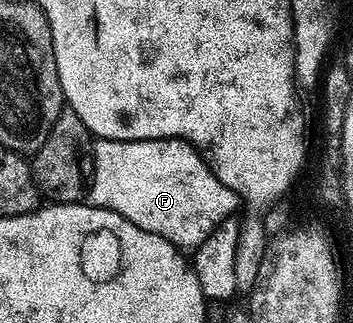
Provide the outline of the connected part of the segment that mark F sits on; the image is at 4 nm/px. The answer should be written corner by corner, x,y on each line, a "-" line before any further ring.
163,137
153,141
100,139
92,149
92,186
87,186
87,204
109,209
142,227
162,235
181,251
194,251
223,221
242,205
226,183
212,174
207,161
187,141

